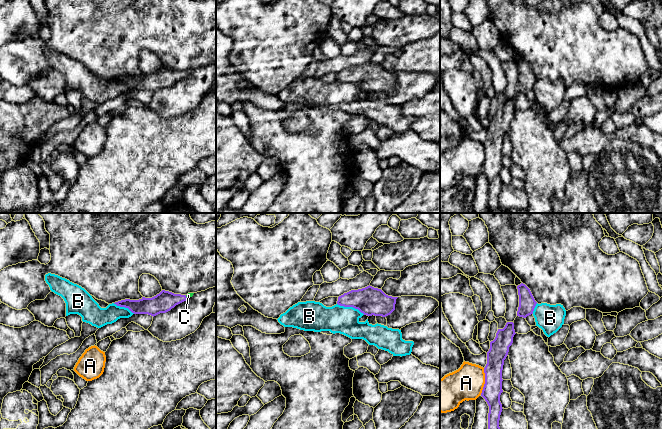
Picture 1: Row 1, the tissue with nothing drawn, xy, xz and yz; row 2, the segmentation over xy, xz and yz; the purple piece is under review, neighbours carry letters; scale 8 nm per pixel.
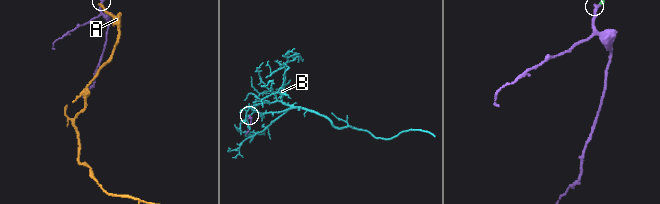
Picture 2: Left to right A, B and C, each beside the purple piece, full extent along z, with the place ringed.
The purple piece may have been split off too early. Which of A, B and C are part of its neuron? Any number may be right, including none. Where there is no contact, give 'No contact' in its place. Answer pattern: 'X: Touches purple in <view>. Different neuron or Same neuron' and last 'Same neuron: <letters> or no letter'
A: Touches purple in yz. Different neuron
B: Touches purple in xz. Different neuron
C: Touches purple in xy. Same neuron
Same neuron: C

